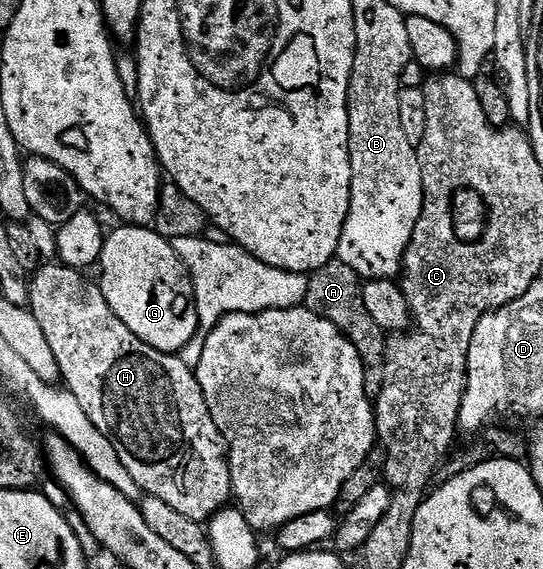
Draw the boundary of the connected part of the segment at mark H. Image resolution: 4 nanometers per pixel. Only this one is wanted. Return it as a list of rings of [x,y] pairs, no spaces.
[[[42,264],[33,271],[32,277],[29,279],[30,304],[28,308],[36,316],[40,329],[44,331],[44,336],[48,336],[52,356],[56,356],[56,364],[62,373],[61,381],[64,383],[65,389],[69,390],[72,396],[76,396],[80,408],[84,408],[90,423],[115,446],[120,463],[124,464],[124,468],[128,470],[128,475],[131,476],[135,487],[139,486],[147,495],[162,500],[181,515],[188,517],[189,520],[201,524],[209,523],[218,511],[227,509],[228,503],[231,501],[230,460],[226,452],[226,444],[222,440],[222,432],[216,428],[216,424],[212,420],[212,412],[208,412],[208,404],[204,400],[204,392],[198,383],[197,373],[192,369],[191,363],[189,366],[188,363],[181,362],[178,354],[165,354],[144,344],[144,340],[136,337],[128,328],[128,324],[124,324],[124,320],[120,320],[116,316],[116,312],[112,312],[108,300],[104,300],[101,285],[97,281],[86,282],[86,277],[87,275],[83,271],[73,270],[71,266]]]

